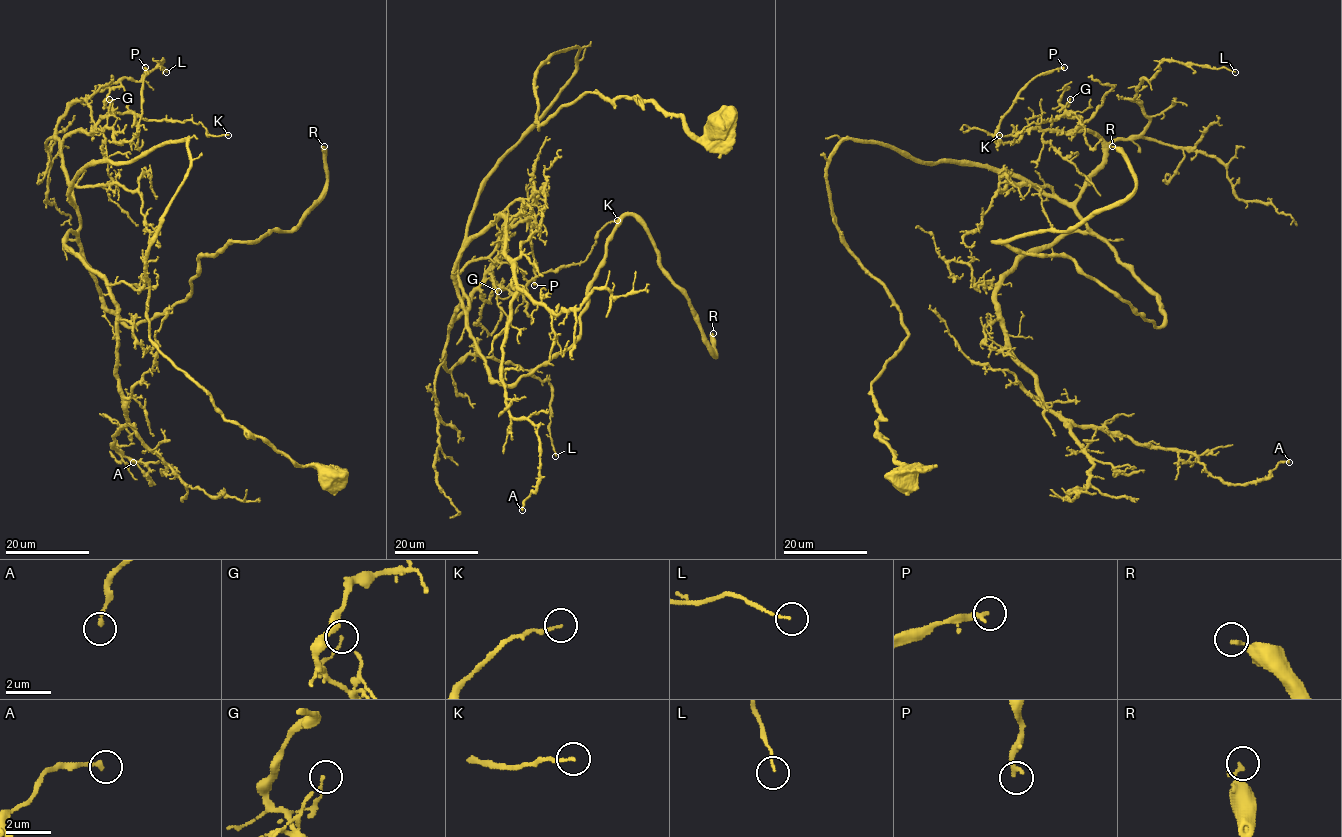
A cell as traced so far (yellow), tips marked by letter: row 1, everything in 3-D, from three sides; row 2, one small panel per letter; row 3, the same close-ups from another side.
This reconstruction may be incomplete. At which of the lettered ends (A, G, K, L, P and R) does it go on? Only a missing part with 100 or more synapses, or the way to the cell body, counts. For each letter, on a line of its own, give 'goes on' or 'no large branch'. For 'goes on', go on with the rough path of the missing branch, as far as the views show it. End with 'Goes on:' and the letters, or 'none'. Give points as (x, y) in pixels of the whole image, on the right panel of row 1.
A: no large branch
G: no large branch
K: no large branch
L: no large branch
P: no large branch
R: goes on
Goes on: R

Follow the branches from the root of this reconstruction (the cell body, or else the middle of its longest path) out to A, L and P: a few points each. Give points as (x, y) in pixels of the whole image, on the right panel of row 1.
A: (899, 477), (848, 139), (1089, 230), (996, 292), (1049, 408), (1289, 462)
L: (899, 477), (871, 384), (908, 330), (830, 153), (1072, 203), (1162, 62), (1235, 72)
P: (899, 477), (871, 384), (908, 330), (829, 155), (1072, 203), (1098, 137), (995, 140), (1064, 67)

